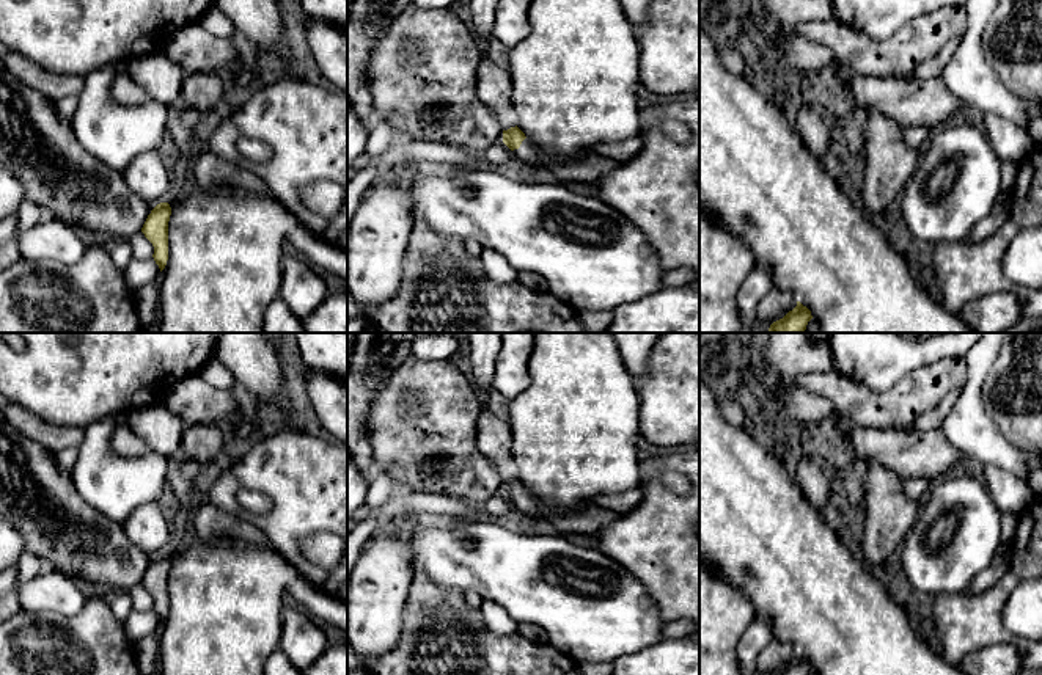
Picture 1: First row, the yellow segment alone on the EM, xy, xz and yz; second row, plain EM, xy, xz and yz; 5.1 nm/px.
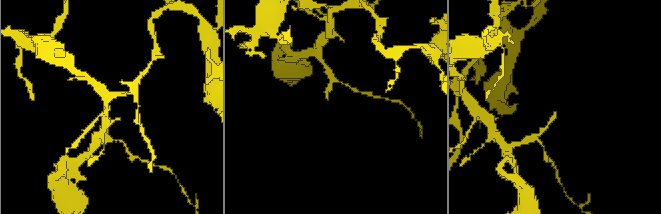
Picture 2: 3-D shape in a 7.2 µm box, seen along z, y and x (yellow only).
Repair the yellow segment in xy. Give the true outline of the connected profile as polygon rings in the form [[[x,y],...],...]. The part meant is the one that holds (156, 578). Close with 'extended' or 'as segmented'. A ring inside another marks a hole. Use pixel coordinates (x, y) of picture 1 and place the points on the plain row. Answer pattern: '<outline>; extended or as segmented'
[[[168,554],[157,556],[148,567],[141,584],[154,598],[154,612],[160,623],[165,620],[168,612],[168,573],[171,559]]]; as segmented

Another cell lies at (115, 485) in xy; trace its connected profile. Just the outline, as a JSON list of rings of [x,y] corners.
[[[115,413],[85,427],[77,462],[71,479],[79,494],[101,515],[121,524],[135,509],[162,499],[167,483],[168,458],[157,452],[138,457],[123,457],[112,451],[112,435],[119,425],[127,425],[129,413]]]

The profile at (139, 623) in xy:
[[[154,609],[149,611],[132,611],[124,620],[124,631],[132,644],[137,644],[140,639],[149,636],[160,625],[159,617]]]

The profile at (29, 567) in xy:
[[[24,551],[17,559],[16,571],[20,584],[31,581],[44,571],[42,560],[33,553]]]

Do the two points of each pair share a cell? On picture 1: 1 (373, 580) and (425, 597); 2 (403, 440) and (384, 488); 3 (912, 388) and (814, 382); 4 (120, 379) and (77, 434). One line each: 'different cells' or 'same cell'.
1: different cells
2: different cells
3: same cell
4: different cells

